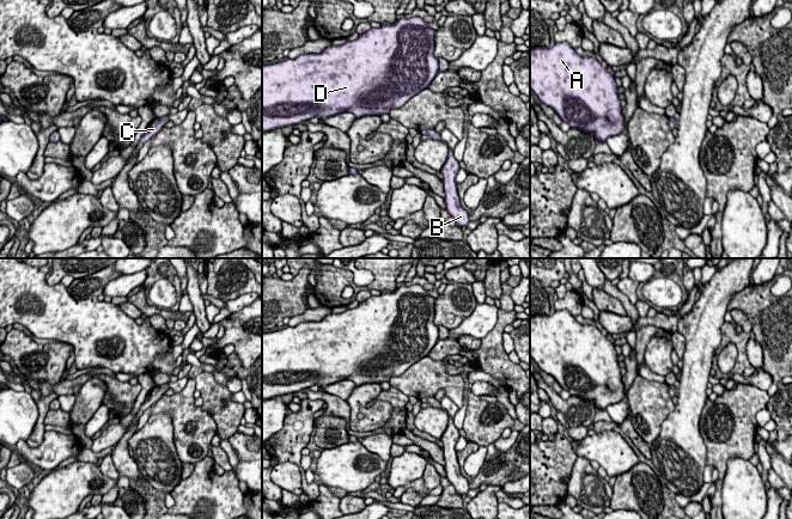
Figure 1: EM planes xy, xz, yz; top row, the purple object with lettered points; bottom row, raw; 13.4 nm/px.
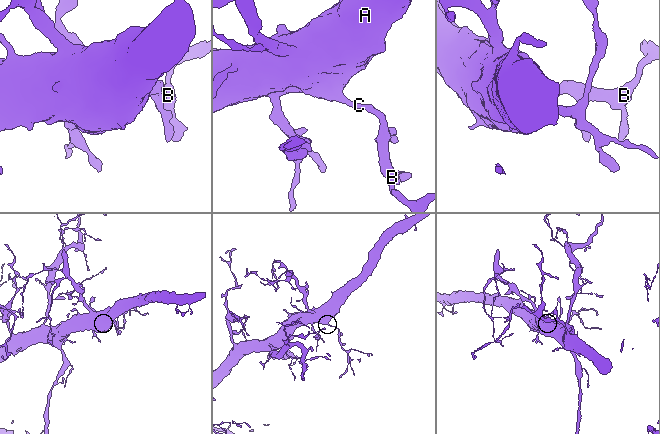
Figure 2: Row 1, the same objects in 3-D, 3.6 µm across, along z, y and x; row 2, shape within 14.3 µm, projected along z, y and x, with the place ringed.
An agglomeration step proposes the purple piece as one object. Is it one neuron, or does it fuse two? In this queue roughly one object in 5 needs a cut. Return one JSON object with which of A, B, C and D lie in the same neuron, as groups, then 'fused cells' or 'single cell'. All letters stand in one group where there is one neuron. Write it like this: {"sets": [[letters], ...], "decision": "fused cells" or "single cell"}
{"sets": [["A", "B", "C", "D"]], "decision": "single cell"}

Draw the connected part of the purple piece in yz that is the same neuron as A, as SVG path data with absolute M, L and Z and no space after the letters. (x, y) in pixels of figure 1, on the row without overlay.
M567 310L530 317L530 358L541 371L552 375L562 390L568 391L571 396L593 401L596 409L605 410L608 405L622 402L627 397L614 344L597 326L580 324Z

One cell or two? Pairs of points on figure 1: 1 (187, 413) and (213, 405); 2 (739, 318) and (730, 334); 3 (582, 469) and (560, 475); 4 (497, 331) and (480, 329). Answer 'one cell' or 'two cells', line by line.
1: two cells
2: one cell
3: two cells
4: two cells

